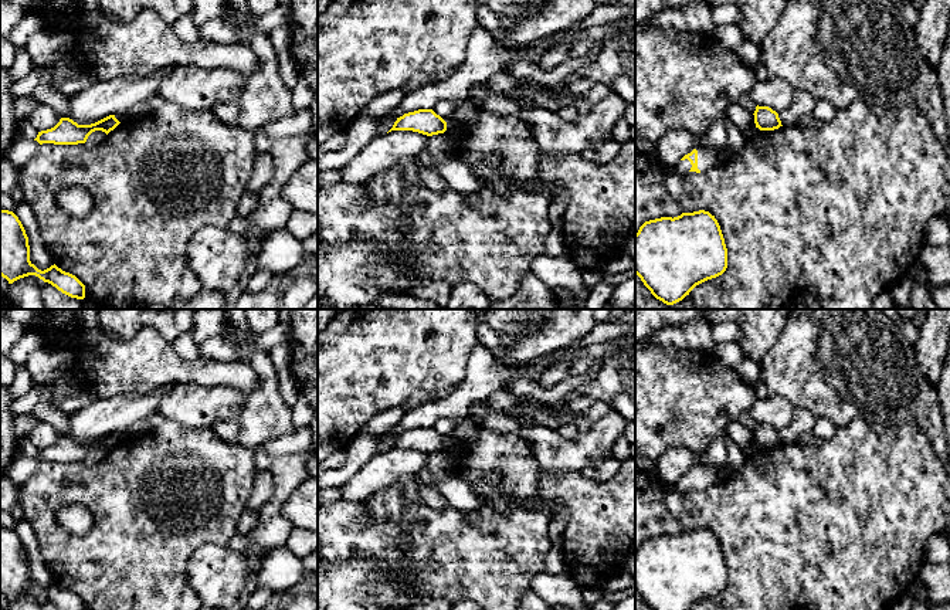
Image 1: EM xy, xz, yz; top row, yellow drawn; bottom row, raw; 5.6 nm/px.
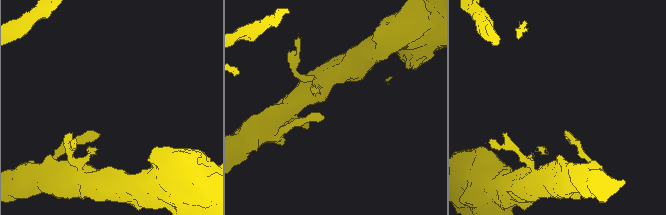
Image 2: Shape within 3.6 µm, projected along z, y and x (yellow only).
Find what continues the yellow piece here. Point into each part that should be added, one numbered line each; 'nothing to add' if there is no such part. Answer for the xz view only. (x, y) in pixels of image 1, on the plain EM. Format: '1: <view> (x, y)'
nothing to add

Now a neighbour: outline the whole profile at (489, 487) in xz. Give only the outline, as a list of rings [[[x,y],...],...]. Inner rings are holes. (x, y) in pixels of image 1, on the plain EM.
[[[498,472],[484,477],[476,491],[501,512],[508,512],[513,508],[513,499],[501,489],[501,475]]]

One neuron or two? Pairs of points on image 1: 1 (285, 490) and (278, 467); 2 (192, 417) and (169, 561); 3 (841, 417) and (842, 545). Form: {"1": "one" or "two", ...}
{"1": "one", "2": "two", "3": "two"}

